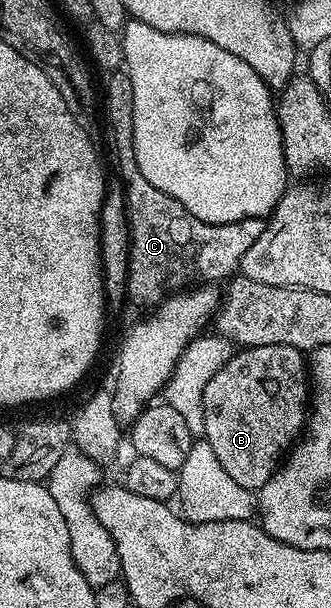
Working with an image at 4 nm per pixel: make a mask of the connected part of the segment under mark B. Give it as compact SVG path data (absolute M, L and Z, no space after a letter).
M259 345L258 347L247 347L238 350L223 365L223 369L219 369L219 373L215 373L215 377L211 377L211 381L207 381L207 389L203 389L203 421L205 422L204 442L211 445L215 457L219 457L219 461L223 465L223 469L227 469L227 473L231 477L231 481L235 481L239 485L243 485L243 489L257 493L261 487L268 481L281 466L287 452L298 442L299 436L302 434L303 428L307 423L307 404L311 399L311 379L307 374L307 359L302 351L295 349L291 345Z

